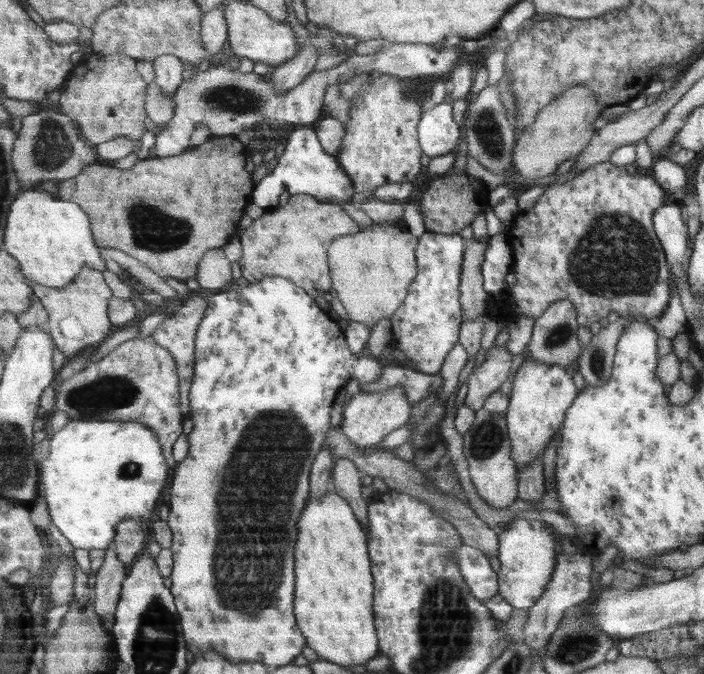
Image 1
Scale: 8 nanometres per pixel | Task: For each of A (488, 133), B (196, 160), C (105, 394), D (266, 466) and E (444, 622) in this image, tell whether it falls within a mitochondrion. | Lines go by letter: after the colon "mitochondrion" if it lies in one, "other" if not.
A: mitochondrion
B: other
C: mitochondrion
D: mitochondrion
E: mitochondrion

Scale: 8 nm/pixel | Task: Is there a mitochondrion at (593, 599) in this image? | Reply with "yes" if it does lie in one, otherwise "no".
no

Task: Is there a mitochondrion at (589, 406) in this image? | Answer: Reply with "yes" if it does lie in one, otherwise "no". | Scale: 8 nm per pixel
no

